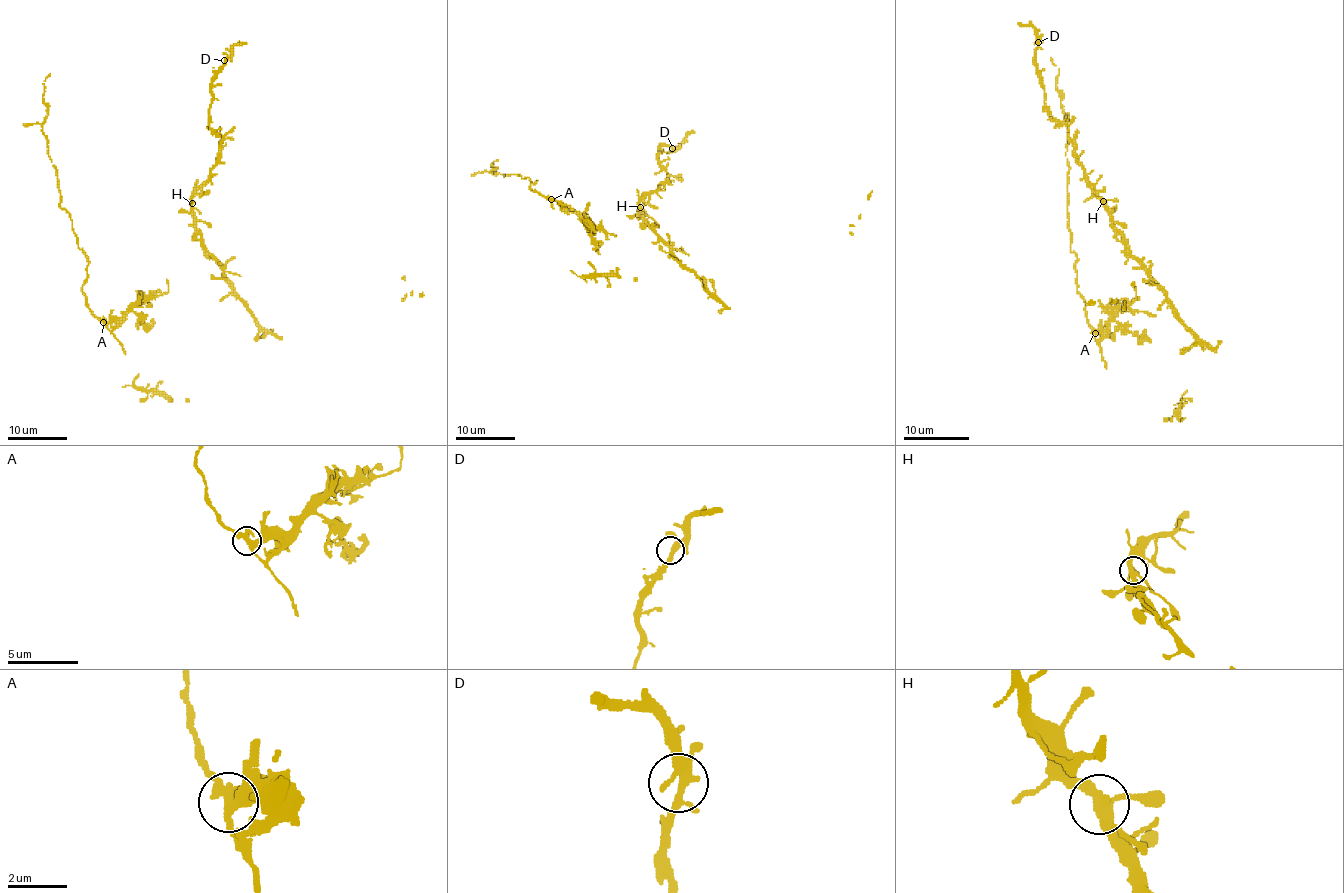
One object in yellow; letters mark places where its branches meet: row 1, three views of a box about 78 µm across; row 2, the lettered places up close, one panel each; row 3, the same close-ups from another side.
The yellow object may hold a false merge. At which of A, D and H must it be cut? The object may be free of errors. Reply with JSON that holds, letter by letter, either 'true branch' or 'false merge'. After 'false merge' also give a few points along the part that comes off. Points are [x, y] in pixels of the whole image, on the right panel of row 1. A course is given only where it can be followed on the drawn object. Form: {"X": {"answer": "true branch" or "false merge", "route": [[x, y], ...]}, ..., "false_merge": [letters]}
{"A": {"answer": "false merge", "route": [[1095, 333], [1100, 333], [1120, 308], [1136, 298], [1134, 285]]}, "D": {"answer": "true branch"}, "H": {"answer": "true branch"}, "false_merge": ["A"]}

